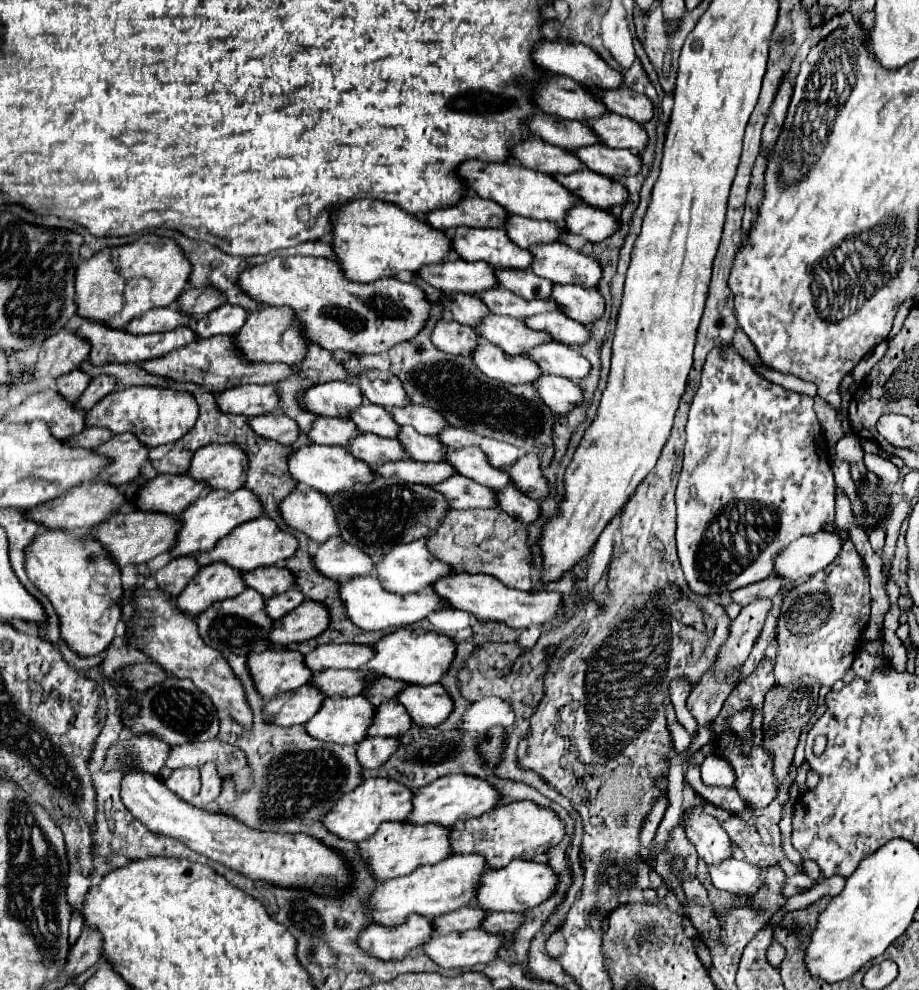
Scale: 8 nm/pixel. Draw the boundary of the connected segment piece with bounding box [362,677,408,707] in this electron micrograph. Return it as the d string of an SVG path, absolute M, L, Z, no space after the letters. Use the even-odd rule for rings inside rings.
M380 677L362 695L368 697L368 701L378 707L380 703L386 703L386 701L396 699L396 695L400 695L400 691L404 691L404 687L408 687L404 681L396 681L396 679L390 679L390 677Z

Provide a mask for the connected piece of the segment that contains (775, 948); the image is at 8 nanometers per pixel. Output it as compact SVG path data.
M773 939L767 953L769 963L774 967L779 967L785 958L785 949L775 939Z

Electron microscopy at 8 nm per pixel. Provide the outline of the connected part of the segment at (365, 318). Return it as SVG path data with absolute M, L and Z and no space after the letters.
M274 257L262 265L256 265L240 275L240 287L244 293L262 301L266 305L288 305L294 309L296 317L306 327L306 337L312 343L322 345L328 351L348 351L358 355L368 353L384 353L392 349L396 343L404 343L414 339L420 333L420 327L426 325L432 303L426 293L416 283L402 283L396 279L378 279L374 283L352 283L340 275L340 267L336 261L324 257Z

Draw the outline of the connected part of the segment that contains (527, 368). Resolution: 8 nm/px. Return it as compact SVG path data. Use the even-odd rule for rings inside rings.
M482 339L482 343L472 353L476 367L486 373L490 379L498 379L502 383L534 383L542 371L532 363L532 359L526 359L526 355L508 355L500 351L494 343L488 343Z

